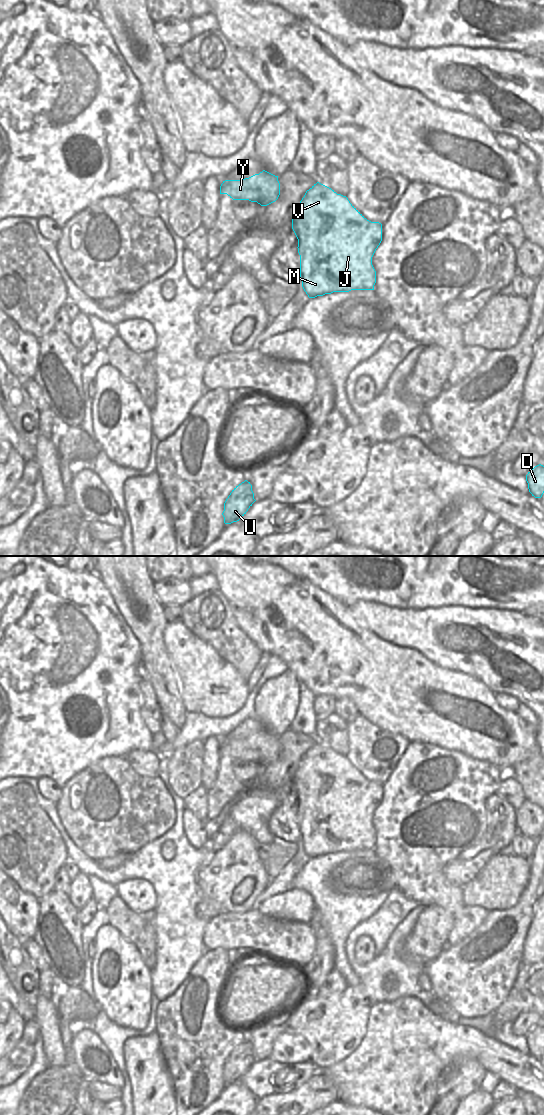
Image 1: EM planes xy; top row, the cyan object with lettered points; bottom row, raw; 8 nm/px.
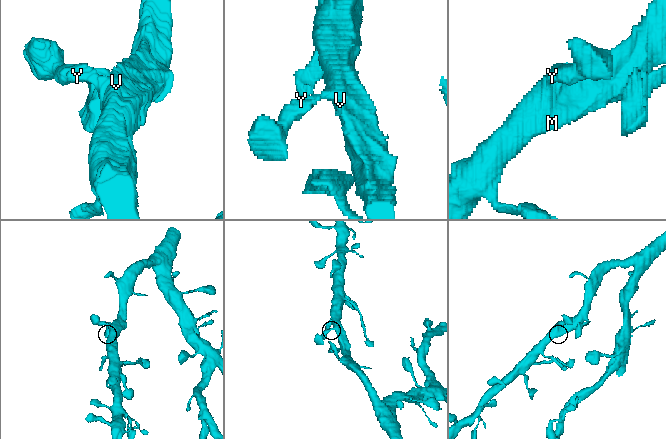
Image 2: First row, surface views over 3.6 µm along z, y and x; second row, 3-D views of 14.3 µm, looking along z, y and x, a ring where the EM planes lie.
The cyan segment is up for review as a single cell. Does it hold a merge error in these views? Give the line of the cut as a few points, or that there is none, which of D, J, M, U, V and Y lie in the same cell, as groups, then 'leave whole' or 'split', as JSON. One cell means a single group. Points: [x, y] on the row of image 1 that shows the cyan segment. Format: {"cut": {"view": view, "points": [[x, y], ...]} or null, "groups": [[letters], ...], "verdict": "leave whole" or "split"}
{"cut": null, "groups": [["D", "J", "M", "U", "V", "Y"]], "verdict": "leave whole"}

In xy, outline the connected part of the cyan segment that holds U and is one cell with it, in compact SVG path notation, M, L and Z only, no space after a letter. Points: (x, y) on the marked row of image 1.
M245 480L232 490L224 503L224 523L239 521L255 501L252 485Z

